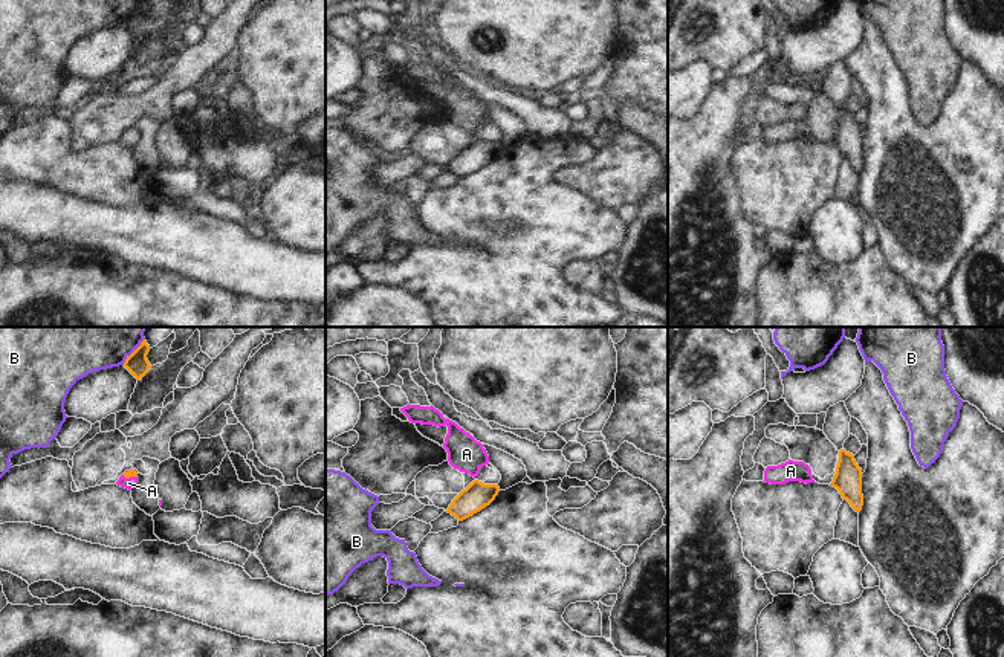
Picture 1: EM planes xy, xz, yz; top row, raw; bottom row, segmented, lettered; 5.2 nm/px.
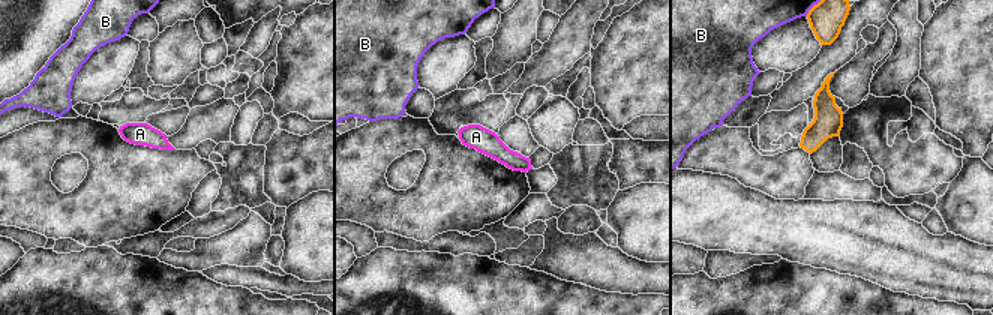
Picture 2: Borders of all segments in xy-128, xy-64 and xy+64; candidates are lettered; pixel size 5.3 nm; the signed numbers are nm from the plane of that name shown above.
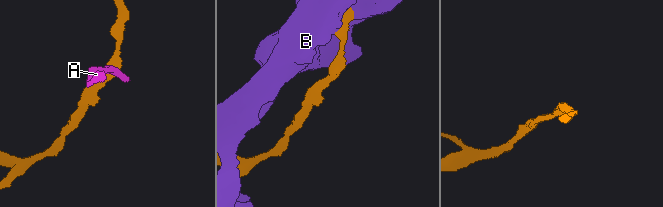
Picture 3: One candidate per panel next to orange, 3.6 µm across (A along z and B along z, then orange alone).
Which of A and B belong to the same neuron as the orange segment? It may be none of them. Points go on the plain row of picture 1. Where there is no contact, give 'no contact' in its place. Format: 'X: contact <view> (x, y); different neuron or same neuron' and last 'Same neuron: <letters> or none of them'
A: contact xy (130, 133); same neuron
B: contact xy (132, 11); different neuron
Same neuron: A

